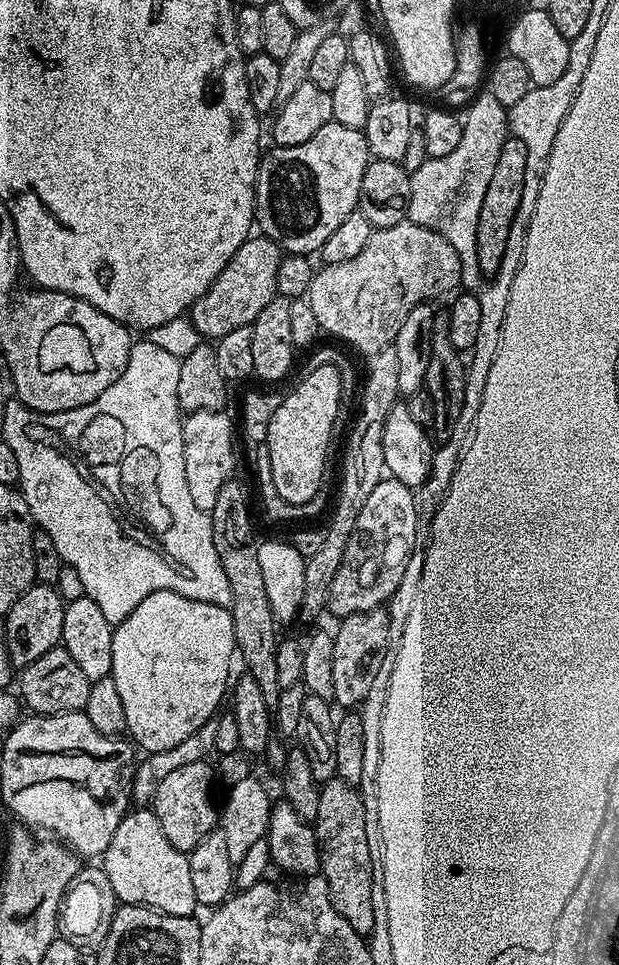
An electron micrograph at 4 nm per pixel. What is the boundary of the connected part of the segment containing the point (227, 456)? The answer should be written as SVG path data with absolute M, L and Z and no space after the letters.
M198 410L183 417L182 458L186 458L186 486L190 489L190 498L198 510L212 513L214 502L218 502L218 493L226 482L233 479L236 468L236 444L238 448L238 428L227 416L227 411Z

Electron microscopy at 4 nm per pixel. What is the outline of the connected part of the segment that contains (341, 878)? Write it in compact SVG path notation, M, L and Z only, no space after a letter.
M339 778L323 781L320 784L320 797L318 798L318 814L314 821L316 830L316 844L320 847L320 872L328 884L330 902L359 936L367 938L374 930L374 918L378 902L372 897L377 885L372 881L372 860L374 864L374 844L368 841L368 816L370 820L370 808L364 805L362 797L356 793L353 785Z

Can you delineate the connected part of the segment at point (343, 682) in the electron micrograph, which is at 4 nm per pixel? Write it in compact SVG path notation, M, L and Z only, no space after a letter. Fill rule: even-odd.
M381 607L370 611L345 616L341 624L334 632L335 646L333 655L333 701L343 709L359 707L365 697L373 693L373 689L381 673L379 661L367 662L372 656L381 655L388 647L392 628L390 618ZM339 703L339 704L338 704Z

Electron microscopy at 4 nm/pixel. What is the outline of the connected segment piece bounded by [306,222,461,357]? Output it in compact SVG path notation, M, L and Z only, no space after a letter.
M411 222L375 229L370 242L366 242L360 254L349 258L347 262L338 262L321 269L321 272L319 269L308 283L306 293L306 299L310 309L314 310L320 332L324 334L329 332L330 335L345 340L350 347L364 352L365 357L373 356L393 343L410 310L431 301L431 296L440 296L461 283L460 255L455 252L454 246L436 230Z

